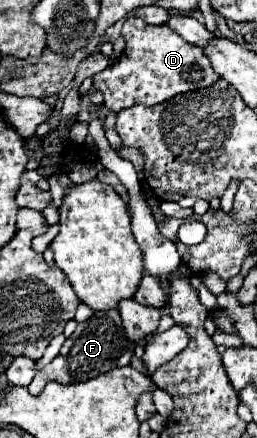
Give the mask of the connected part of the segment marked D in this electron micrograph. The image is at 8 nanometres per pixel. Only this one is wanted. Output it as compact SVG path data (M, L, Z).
M130 16L124 22L122 36L126 38L124 56L120 56L114 66L108 66L94 76L94 88L104 94L104 106L112 112L120 112L140 102L154 106L176 94L212 86L220 78L204 50L188 44L170 26L148 26L144 20Z

